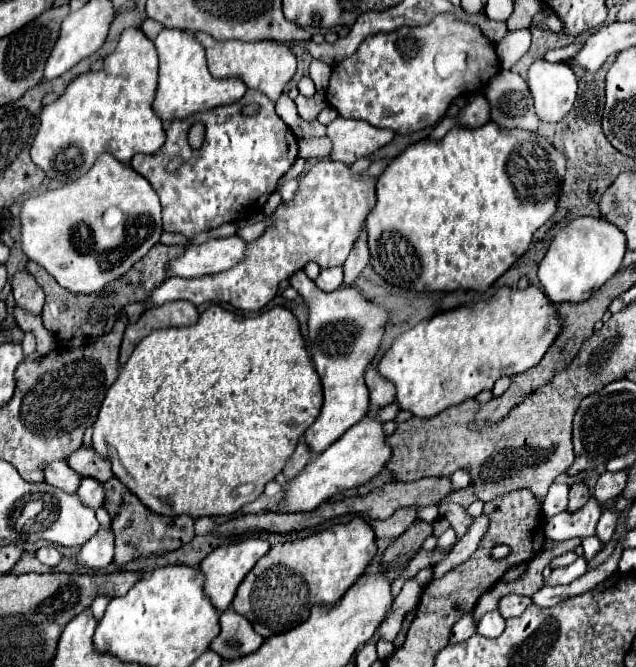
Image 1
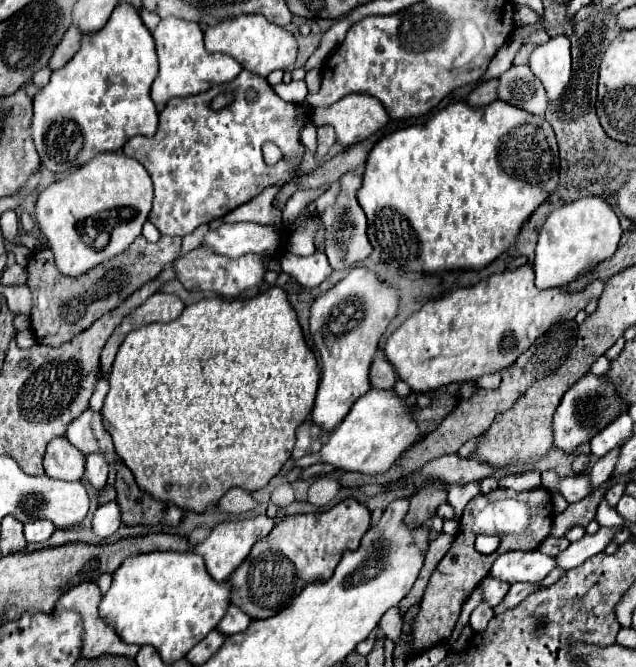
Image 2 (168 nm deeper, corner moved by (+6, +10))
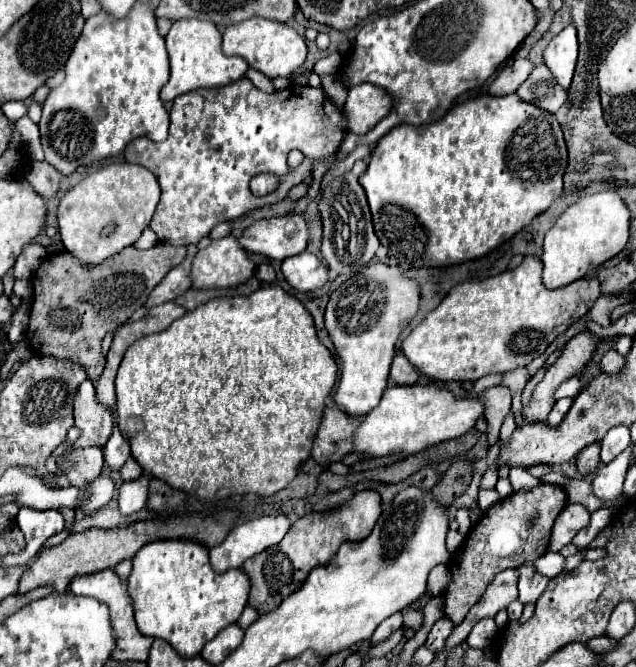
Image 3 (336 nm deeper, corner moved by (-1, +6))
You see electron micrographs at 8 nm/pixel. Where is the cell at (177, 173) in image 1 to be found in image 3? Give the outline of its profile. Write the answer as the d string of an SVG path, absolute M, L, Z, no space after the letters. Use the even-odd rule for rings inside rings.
M244 77L244 79L236 81L234 85L224 85L222 89L210 89L210 91L206 91L206 93L186 93L186 97L178 97L178 101L174 101L172 111L170 111L170 135L168 135L168 139L162 141L162 143L156 143L156 141L150 141L150 139L146 139L146 137L138 137L138 139L130 141L130 145L126 145L124 157L126 157L128 163L138 163L138 165L150 169L150 171L156 175L158 183L160 183L162 197L160 197L158 209L156 209L156 213L154 213L154 217L152 217L152 223L150 223L152 231L160 237L160 241L166 241L166 243L172 243L172 245L190 245L190 243L198 243L202 237L208 237L210 229L212 229L214 225L218 225L220 221L234 221L234 219L238 219L238 217L250 213L252 209L258 209L258 207L264 207L264 205L272 205L272 203L282 201L294 185L302 183L302 181L312 173L312 163L314 163L314 159L322 159L322 157L328 155L328 153L336 153L336 149L338 149L338 145L340 145L340 141L342 141L344 135L346 135L344 111L340 111L340 109L326 97L324 89L290 85L290 87L282 89L282 91L276 91L276 93L268 95L268 93L256 89L248 77ZM292 149L298 149L300 153L304 153L302 165L296 167L294 171L290 171L290 169L288 169L288 163L286 163L286 157L288 157L288 153L290 153ZM258 173L274 173L274 175L278 175L278 177L280 177L278 189L276 189L274 193L266 195L266 197L254 197L252 191L250 191L250 179L252 179L254 175L258 175Z

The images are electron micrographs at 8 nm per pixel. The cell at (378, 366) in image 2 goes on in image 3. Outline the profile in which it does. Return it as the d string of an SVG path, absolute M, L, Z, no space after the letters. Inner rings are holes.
M396 353L390 365L390 379L396 385L414 385L420 379L420 373L408 363L408 359L402 353Z

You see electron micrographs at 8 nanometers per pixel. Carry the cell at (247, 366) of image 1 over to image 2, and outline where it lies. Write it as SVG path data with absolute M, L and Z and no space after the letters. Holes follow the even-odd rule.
M273 285L265 293L259 293L255 297L201 299L201 301L185 307L183 313L171 323L151 323L151 325L131 331L125 337L125 341L121 343L113 369L111 369L111 375L107 379L109 379L109 393L107 393L105 405L101 409L103 425L109 431L109 435L113 437L117 455L133 471L139 487L143 491L151 493L155 499L171 501L181 509L205 511L207 505L217 503L231 487L241 487L251 493L251 491L263 489L281 471L285 461L291 457L291 451L295 445L295 429L311 415L321 375L319 375L317 359L303 339L303 331L299 327L295 309L287 301L285 291L277 285Z

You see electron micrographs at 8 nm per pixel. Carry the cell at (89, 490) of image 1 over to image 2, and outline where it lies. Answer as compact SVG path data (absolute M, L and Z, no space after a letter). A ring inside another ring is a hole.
M91 453L91 455L87 455L85 473L87 473L87 483L91 483L97 489L101 489L107 483L109 465L107 465L107 459L103 457L103 453Z

